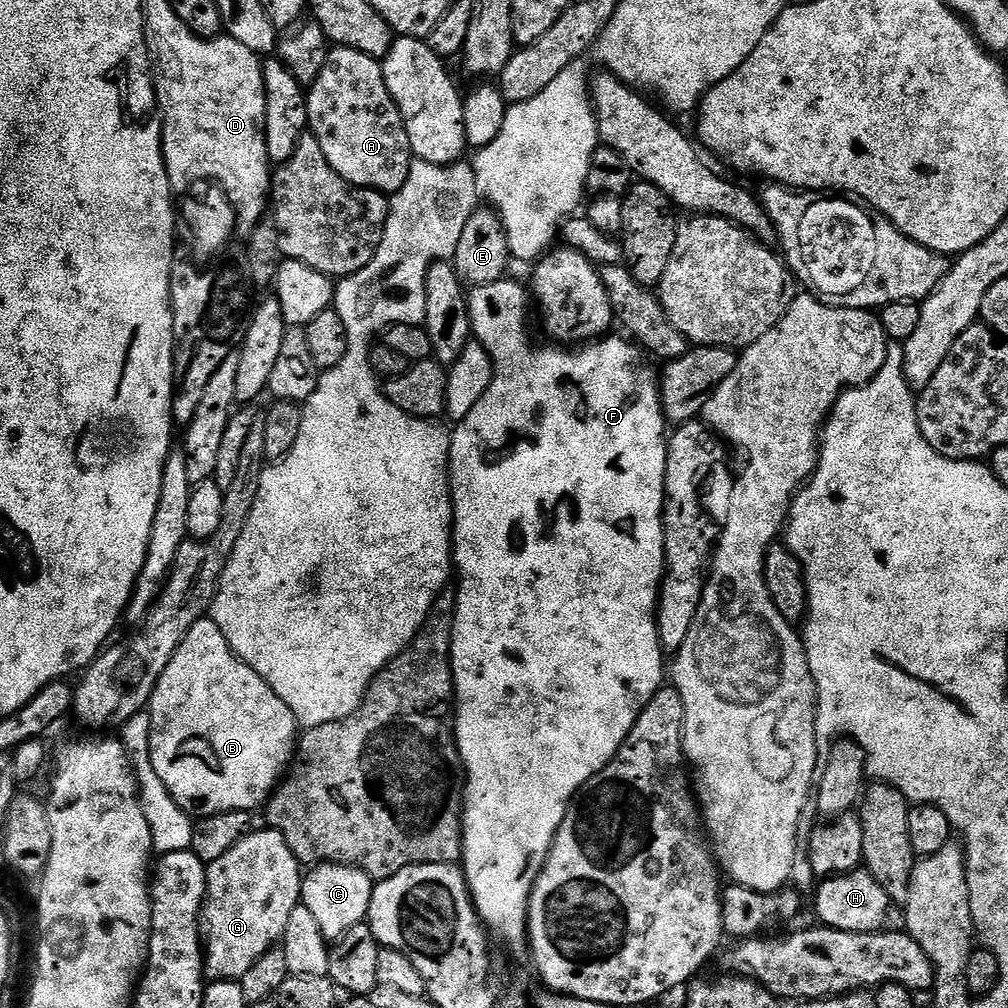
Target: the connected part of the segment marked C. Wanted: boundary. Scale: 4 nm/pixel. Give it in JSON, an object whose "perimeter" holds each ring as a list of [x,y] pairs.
{"perimeter":[[[318,864],[309,872],[300,885],[300,898],[306,910],[314,914],[325,940],[340,940],[351,928],[367,921],[374,887],[371,876],[348,864]]]}

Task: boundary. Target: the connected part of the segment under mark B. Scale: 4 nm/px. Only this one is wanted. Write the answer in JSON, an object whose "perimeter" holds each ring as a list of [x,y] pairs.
{"perimeter":[[[210,618],[198,621],[178,646],[170,666],[162,670],[150,705],[150,758],[166,790],[193,818],[223,812],[252,812],[276,791],[294,759],[298,725],[290,706],[270,690],[257,672],[250,670],[230,650],[222,630]]]}

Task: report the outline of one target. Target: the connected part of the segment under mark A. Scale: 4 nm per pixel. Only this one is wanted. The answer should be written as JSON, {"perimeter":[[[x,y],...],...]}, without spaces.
{"perimeter":[[[333,47],[328,53],[322,73],[309,87],[307,100],[309,131],[318,138],[322,152],[338,174],[342,174],[354,186],[372,188],[376,192],[391,194],[402,190],[414,157],[402,114],[384,81],[381,61],[348,47]]]}

